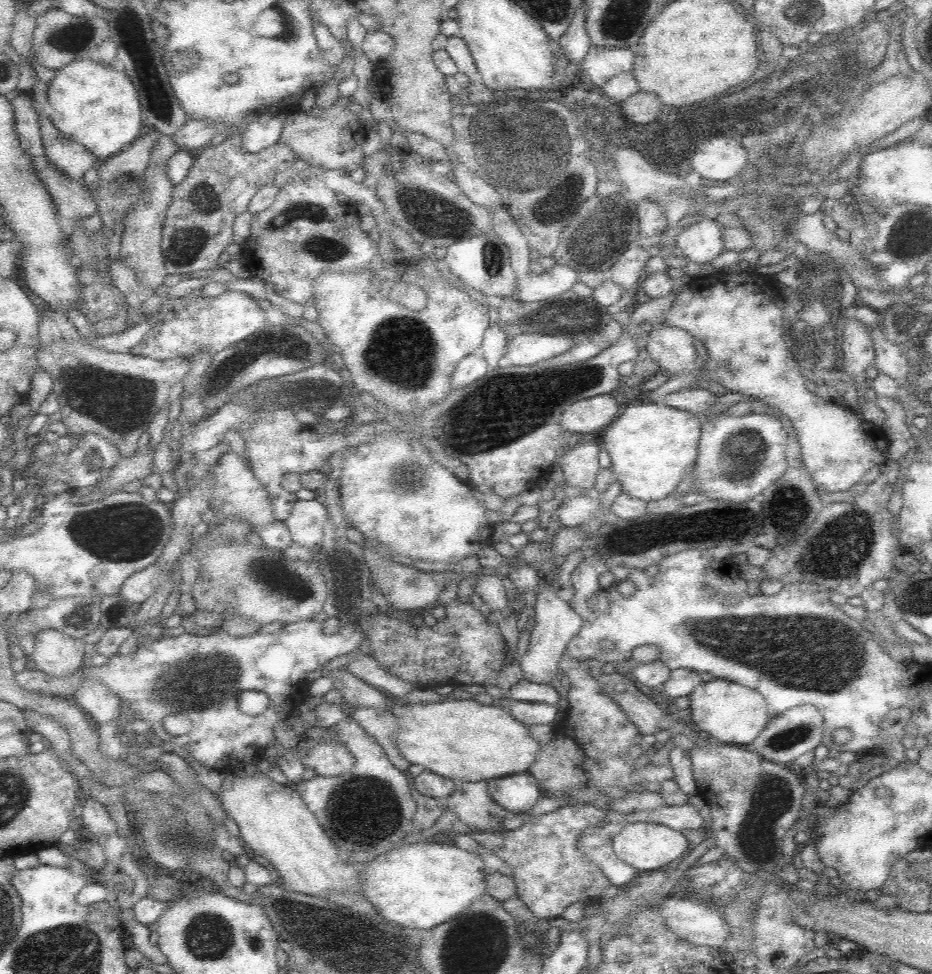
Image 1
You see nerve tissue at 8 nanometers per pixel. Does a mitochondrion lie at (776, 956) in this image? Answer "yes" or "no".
no

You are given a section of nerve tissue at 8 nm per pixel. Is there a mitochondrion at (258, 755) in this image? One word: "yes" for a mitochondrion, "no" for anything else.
no

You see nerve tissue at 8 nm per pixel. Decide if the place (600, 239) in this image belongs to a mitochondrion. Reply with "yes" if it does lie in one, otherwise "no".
yes

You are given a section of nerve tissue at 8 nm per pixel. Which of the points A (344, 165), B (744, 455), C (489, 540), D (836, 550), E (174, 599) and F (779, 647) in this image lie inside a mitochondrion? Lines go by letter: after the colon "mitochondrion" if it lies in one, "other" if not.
A: other
B: mitochondrion
C: other
D: mitochondrion
E: other
F: mitochondrion

